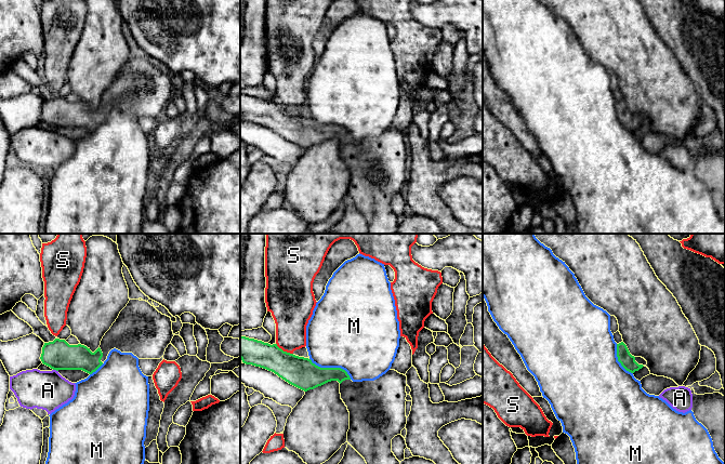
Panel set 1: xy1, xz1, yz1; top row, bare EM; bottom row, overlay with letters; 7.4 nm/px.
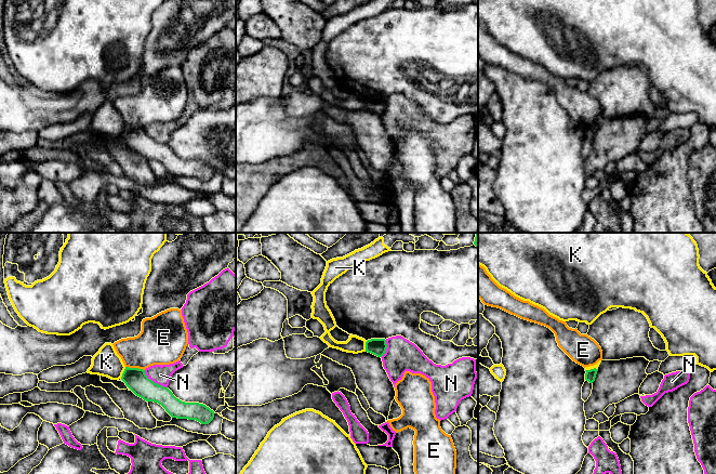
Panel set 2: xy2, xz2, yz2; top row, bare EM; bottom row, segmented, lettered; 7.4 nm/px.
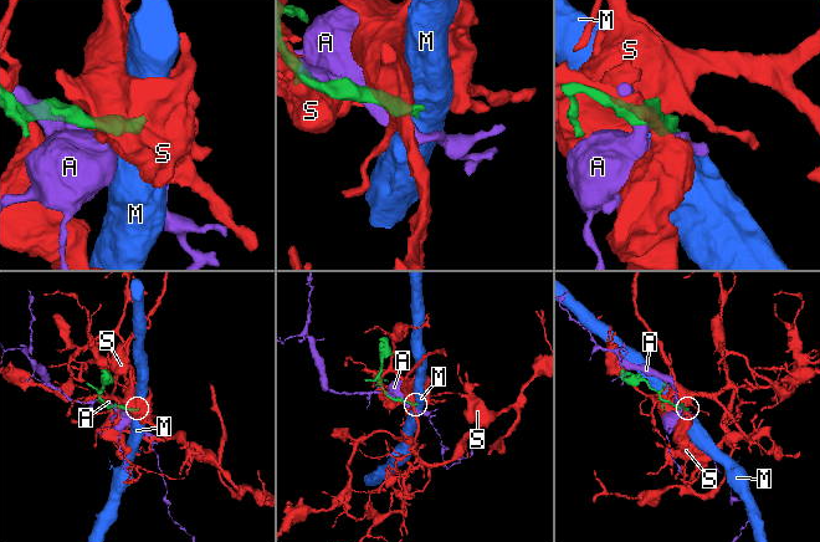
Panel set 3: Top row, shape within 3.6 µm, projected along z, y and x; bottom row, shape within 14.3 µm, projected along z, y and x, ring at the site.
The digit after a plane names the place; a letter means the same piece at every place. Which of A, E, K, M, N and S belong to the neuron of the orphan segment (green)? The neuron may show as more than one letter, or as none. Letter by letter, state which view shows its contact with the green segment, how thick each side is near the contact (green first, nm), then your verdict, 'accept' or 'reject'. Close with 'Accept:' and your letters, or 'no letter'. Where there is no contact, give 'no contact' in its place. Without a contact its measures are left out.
A: meets green in xy1; 220 nm thick on the green side, 280 nm on the other; reject
E: meets green in xy2; 170 nm thick on the green side, 320 nm on the other; reject
K: meets green in xy2; 170 nm thick on the green side, 200 nm on the other; reject
M: meets green in xz1; 220 nm thick on the green side, 480 nm on the other; reject
N: meets green in xy2; 170 nm thick on the green side, 140 nm on the other; reject
S: meets green in xz1; 220 nm thick on the green side, 260 nm on the other; reject
Accept: no letter

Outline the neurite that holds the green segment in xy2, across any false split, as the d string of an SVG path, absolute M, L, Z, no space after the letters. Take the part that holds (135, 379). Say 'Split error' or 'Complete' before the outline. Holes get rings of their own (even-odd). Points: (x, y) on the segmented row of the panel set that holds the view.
Complete. M125 367L121 380L136 396L158 403L172 418L196 420L201 424L209 424L214 418L209 407L180 400L168 387L151 381L143 369Z

